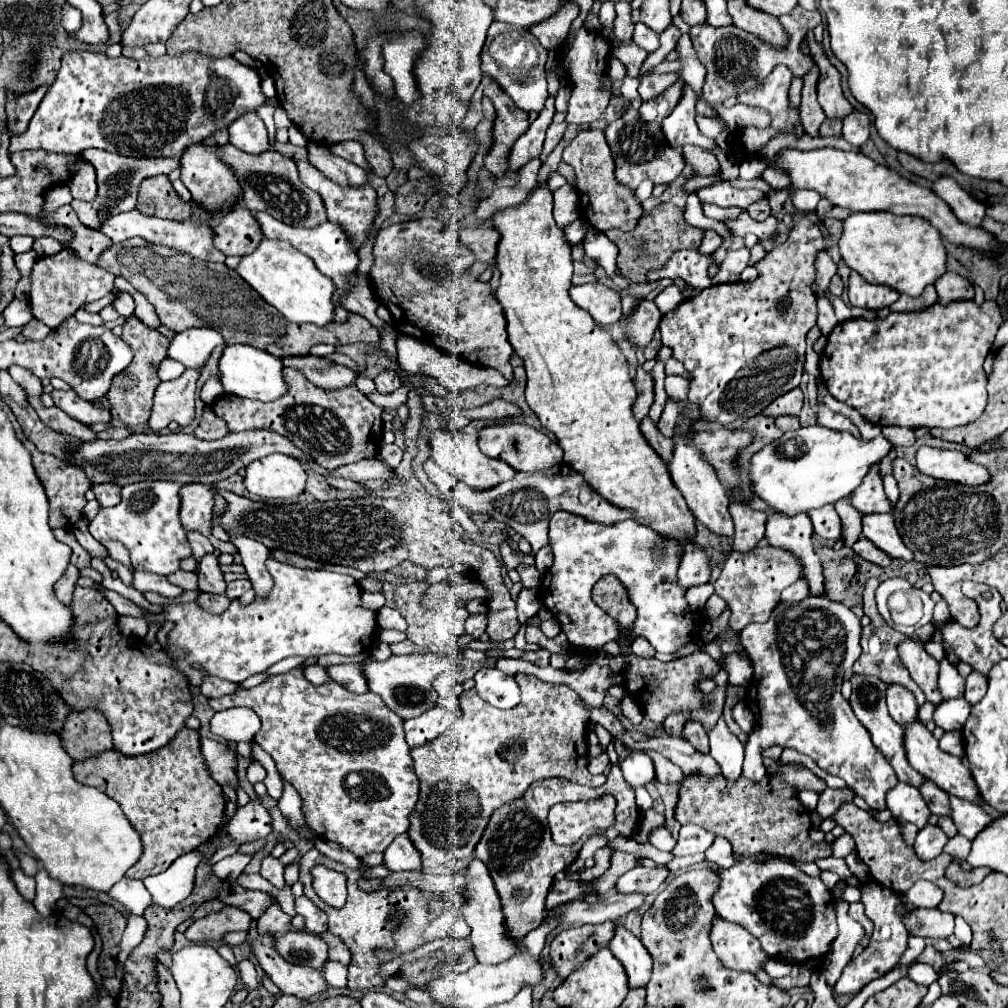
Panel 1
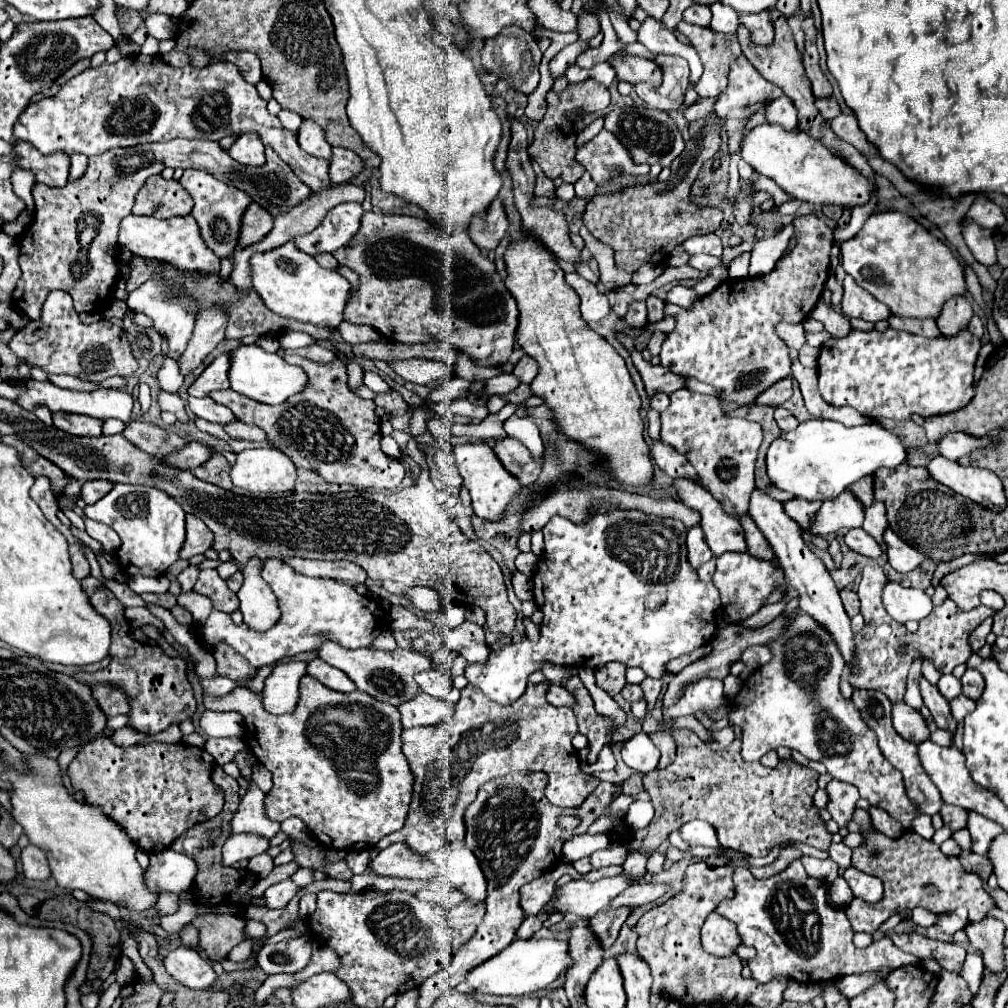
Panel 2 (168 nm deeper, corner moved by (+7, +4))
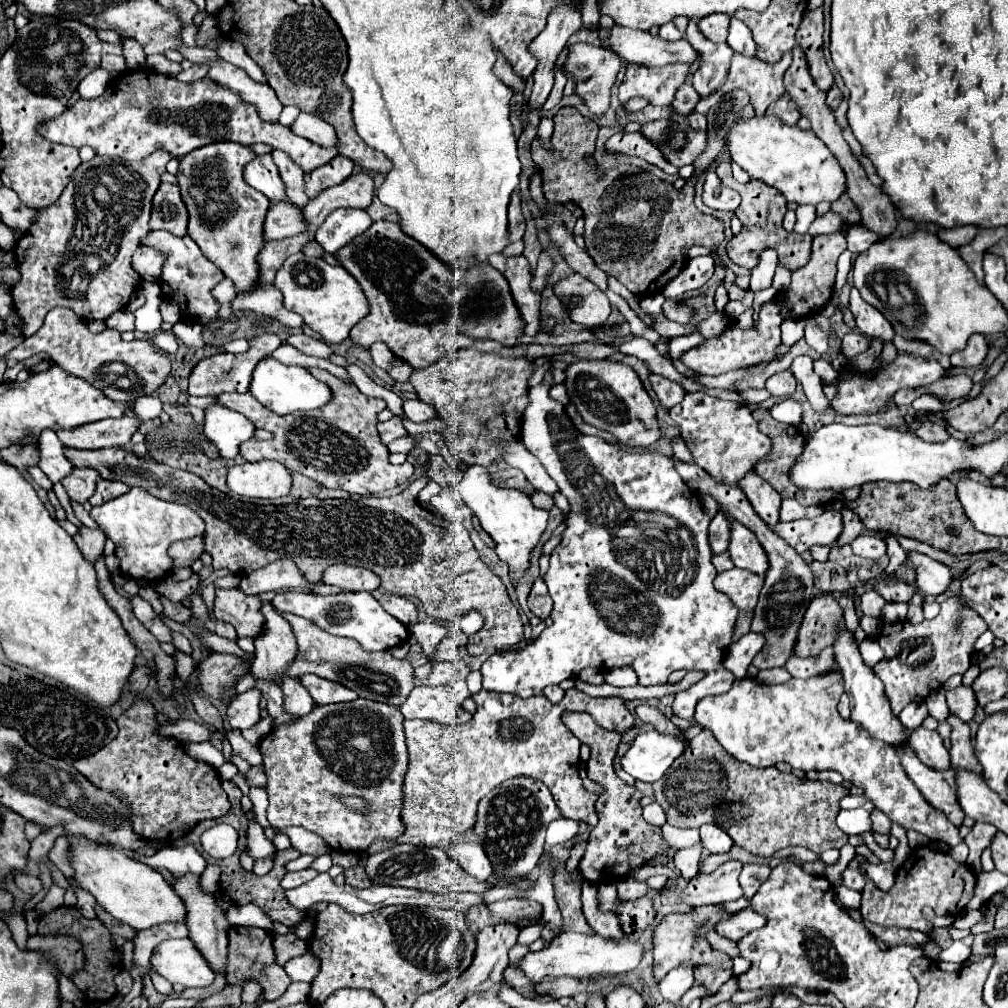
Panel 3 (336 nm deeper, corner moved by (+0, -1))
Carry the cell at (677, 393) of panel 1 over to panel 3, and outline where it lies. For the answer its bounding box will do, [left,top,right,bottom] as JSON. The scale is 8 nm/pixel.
[670,393,770,483]

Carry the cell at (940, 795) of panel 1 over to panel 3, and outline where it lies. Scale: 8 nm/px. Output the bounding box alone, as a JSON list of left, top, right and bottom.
[964,823,998,873]

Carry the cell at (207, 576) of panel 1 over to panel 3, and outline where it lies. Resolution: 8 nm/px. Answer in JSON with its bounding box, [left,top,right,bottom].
[214,589,264,639]

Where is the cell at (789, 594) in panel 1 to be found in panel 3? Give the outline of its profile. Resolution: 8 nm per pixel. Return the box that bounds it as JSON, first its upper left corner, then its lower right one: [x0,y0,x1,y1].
[724,633,764,679]

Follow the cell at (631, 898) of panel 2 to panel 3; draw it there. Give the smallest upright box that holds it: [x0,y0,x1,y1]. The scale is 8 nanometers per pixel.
[684,861,744,907]

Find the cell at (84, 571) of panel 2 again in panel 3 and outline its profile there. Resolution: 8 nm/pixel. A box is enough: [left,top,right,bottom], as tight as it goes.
[74,527,106,563]

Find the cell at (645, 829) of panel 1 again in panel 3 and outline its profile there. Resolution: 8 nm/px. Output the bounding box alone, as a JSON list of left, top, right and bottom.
[652,729,850,857]

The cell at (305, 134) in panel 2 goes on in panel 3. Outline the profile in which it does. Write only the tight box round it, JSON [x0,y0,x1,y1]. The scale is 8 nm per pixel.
[290,113,336,147]

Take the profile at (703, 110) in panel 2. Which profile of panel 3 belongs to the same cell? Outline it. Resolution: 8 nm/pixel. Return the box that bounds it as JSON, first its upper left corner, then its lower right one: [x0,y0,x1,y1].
[672,81,700,115]

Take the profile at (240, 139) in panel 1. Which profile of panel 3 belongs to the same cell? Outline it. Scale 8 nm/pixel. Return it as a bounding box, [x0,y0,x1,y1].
[244,155,286,203]

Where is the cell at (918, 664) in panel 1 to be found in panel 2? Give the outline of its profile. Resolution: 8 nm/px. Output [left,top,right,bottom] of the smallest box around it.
[919,678,957,732]

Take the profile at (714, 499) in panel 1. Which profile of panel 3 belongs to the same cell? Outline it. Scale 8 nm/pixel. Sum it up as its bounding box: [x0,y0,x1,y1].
[728,521,770,577]

